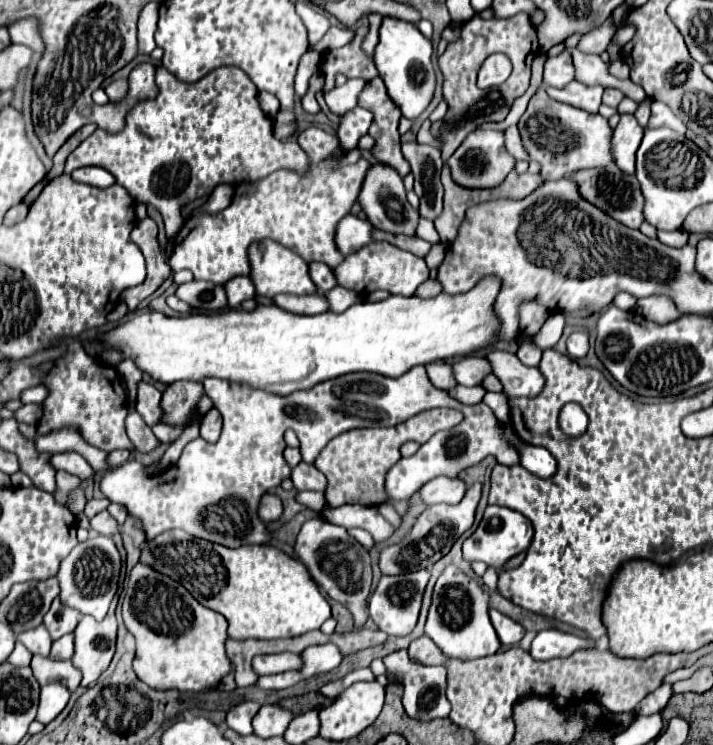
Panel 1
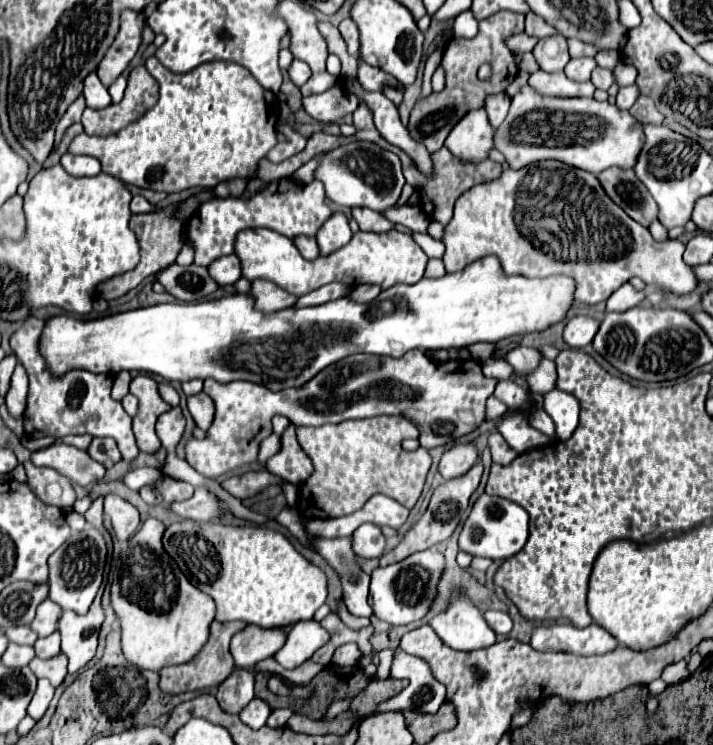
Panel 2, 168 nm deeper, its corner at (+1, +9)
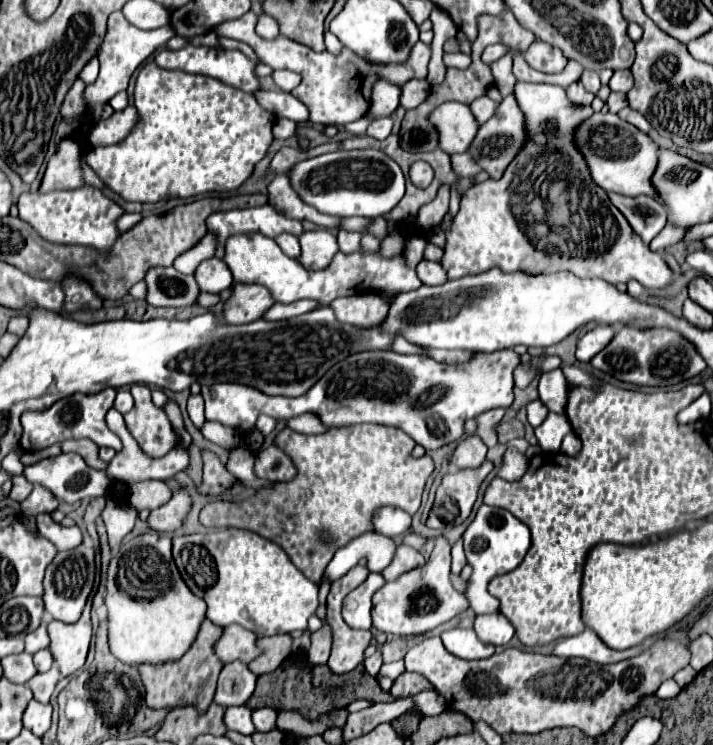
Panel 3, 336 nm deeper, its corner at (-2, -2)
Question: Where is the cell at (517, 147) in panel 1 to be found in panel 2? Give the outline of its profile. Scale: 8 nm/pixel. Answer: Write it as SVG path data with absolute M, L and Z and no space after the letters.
M496 93L496 95L486 97L484 109L486 109L488 121L494 129L496 129L496 125L500 125L500 121L504 121L504 117L508 113L508 101L510 101L510 97L506 93Z

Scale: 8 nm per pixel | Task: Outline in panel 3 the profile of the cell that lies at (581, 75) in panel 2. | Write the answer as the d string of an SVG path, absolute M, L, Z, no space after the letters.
M575 82L567 88L567 96L573 104L591 104L595 97L591 92L587 92L583 88L583 84L579 84L579 82Z

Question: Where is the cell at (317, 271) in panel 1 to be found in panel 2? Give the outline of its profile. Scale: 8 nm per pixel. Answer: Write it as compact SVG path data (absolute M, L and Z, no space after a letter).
M294 237L294 245L306 259L316 259L318 257L318 245L314 237Z

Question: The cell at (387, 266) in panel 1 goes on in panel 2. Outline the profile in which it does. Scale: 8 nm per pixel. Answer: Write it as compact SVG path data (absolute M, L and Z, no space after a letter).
M242 229L236 235L234 253L238 255L242 263L242 275L248 281L254 279L268 279L282 287L284 291L292 295L306 295L314 291L316 287L322 287L326 283L344 283L344 285L360 285L360 283L376 283L382 285L382 289L394 287L398 283L416 283L424 277L424 269L428 263L426 253L414 243L414 239L408 233L400 231L386 231L386 233L366 233L356 231L348 245L334 251L328 257L318 257L314 261L308 261L300 255L296 245L270 229Z

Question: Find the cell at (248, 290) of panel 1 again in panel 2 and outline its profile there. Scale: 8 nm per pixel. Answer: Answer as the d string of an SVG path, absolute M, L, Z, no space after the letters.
M228 255L212 261L212 265L208 265L208 273L218 285L234 285L242 277L240 261L236 255Z

